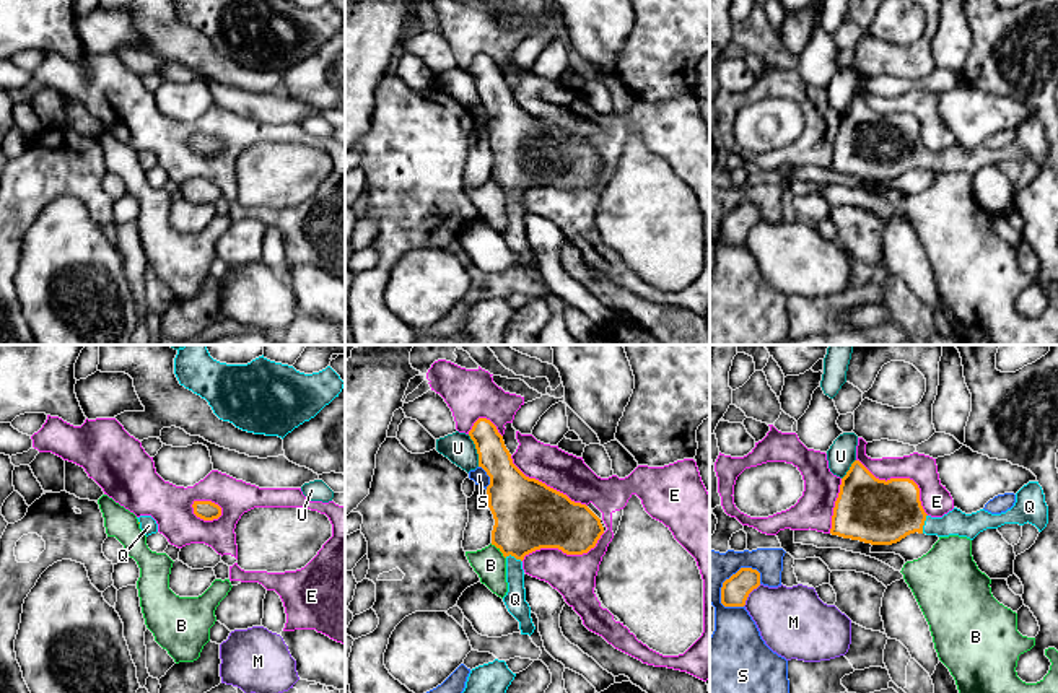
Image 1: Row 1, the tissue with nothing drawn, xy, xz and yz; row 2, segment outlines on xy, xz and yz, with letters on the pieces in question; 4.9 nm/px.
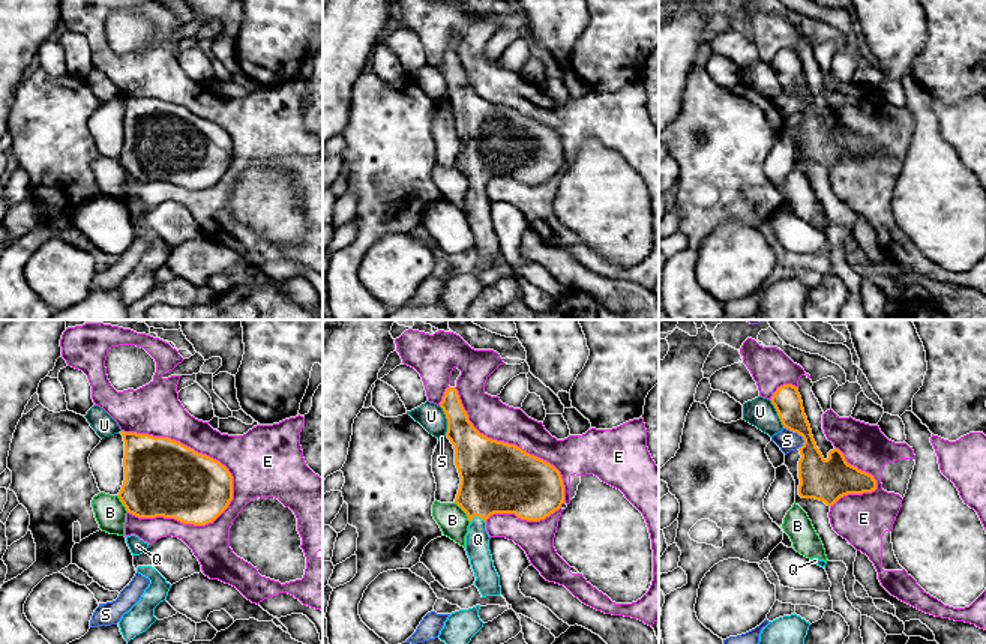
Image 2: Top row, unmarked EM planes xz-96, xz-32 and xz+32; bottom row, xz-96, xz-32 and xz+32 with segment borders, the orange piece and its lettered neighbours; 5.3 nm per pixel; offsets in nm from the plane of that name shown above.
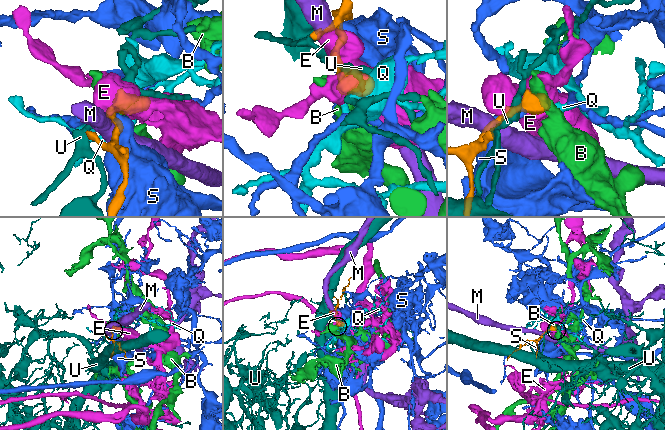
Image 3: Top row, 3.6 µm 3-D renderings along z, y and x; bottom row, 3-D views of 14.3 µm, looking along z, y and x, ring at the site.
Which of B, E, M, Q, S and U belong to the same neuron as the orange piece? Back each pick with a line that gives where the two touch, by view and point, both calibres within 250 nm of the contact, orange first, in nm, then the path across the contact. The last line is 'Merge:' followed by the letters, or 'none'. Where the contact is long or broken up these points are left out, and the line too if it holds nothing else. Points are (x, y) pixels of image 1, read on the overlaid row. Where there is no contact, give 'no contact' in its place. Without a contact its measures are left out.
Q: meets orange in yz at (923, 524); 320 nm thick on the orange side, 130 nm on the other; runs through yz (874, 511), (897, 511), (923, 524), (956, 523)
Merge: Q

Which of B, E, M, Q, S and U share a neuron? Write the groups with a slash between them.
B / E / M / Q / S / U

